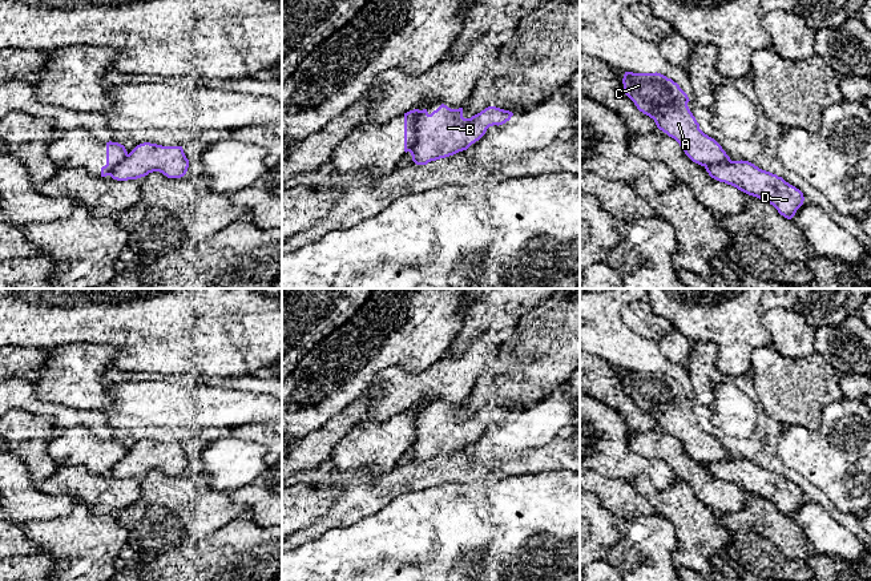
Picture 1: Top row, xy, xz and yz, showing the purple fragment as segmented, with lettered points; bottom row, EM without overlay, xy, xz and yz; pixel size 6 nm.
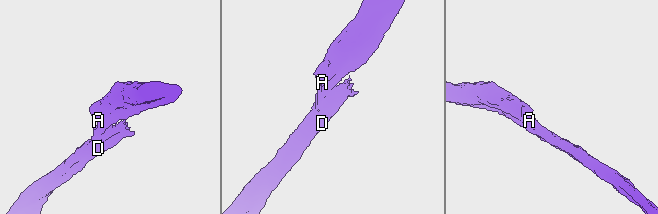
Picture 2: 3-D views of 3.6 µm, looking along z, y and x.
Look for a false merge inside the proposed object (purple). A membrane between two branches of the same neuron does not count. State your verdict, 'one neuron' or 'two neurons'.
two neurons

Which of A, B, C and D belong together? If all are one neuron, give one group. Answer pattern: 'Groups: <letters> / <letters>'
Groups: A C / B D

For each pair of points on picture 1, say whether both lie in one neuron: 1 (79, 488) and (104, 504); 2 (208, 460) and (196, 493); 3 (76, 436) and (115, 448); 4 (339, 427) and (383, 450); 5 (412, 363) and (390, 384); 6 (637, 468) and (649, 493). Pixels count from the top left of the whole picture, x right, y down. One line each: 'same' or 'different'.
1: same
2: different
3: same
4: different
5: different
6: different

